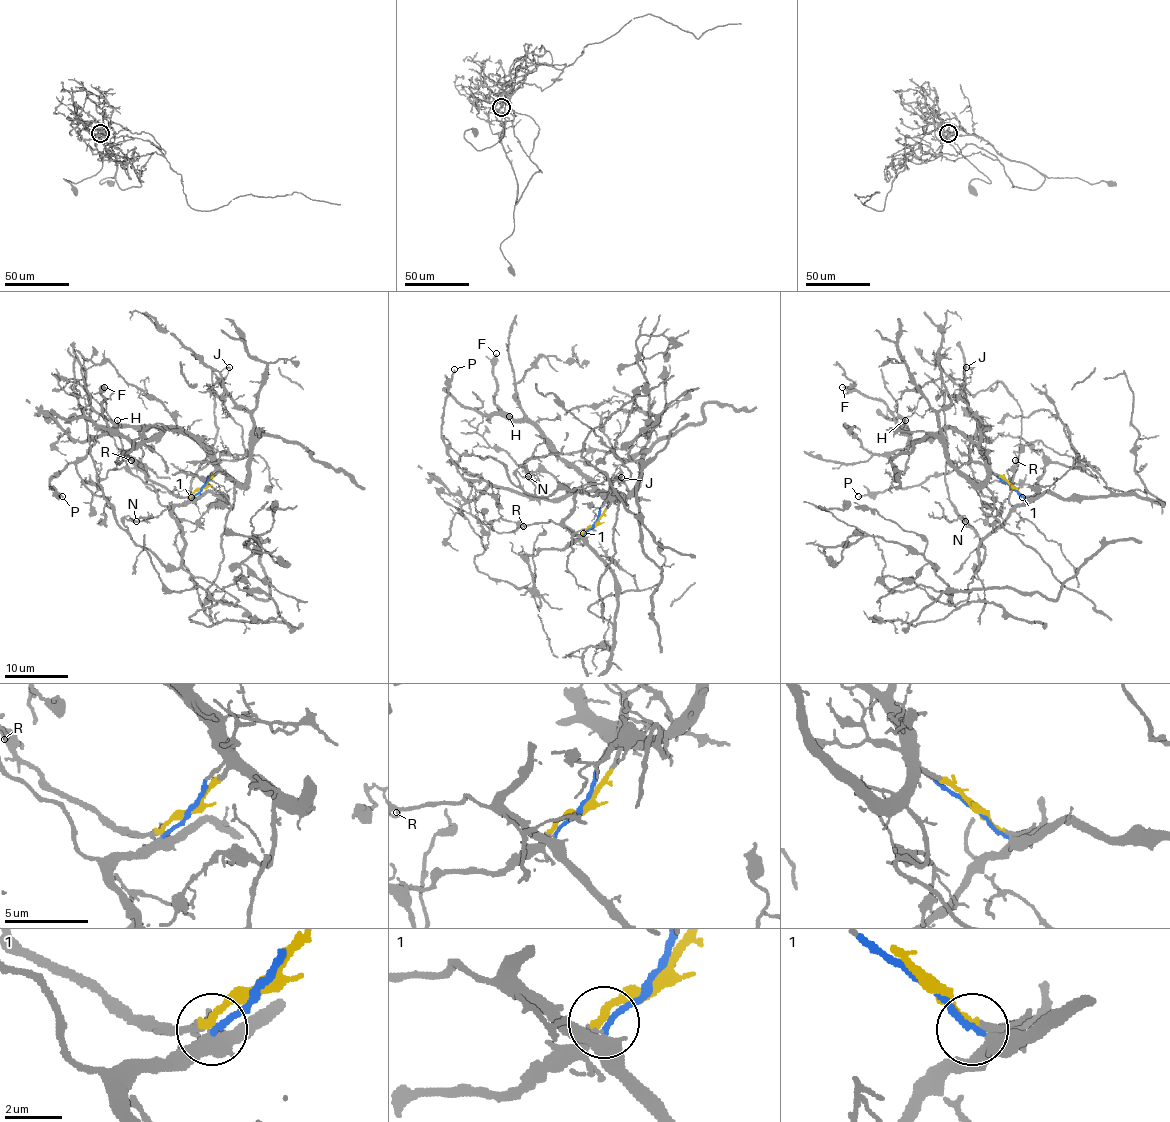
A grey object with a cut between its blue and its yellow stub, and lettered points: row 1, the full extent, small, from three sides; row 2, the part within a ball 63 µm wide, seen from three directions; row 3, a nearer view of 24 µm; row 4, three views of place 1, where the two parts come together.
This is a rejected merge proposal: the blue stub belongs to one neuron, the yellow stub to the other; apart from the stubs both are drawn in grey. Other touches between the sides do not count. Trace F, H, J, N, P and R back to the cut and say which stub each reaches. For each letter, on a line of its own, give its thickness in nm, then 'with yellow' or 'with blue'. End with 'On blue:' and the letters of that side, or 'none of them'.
F: 360 nm | with yellow
H: 150 nm | with yellow
J: 130 nm | with yellow
N: 160 nm | with blue
P: 170 nm | with yellow
R: 120 nm | with blue
On blue: N, R

